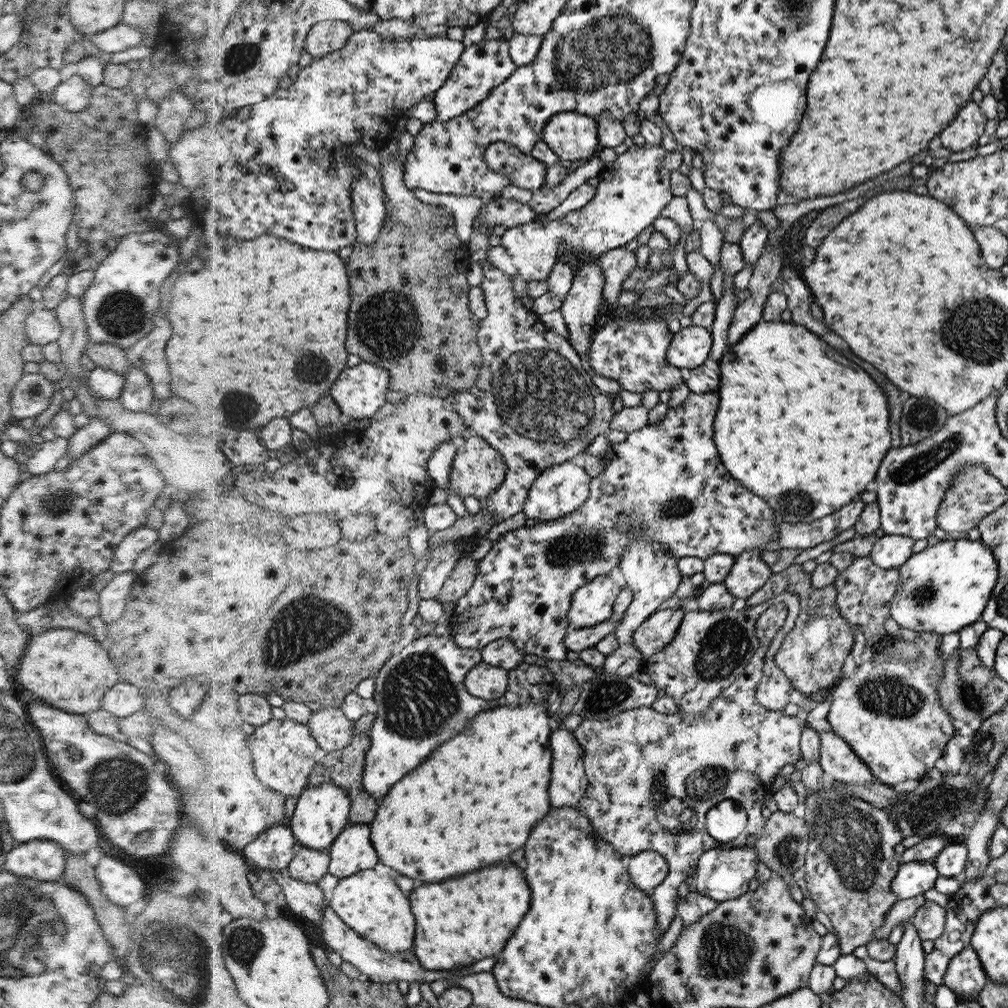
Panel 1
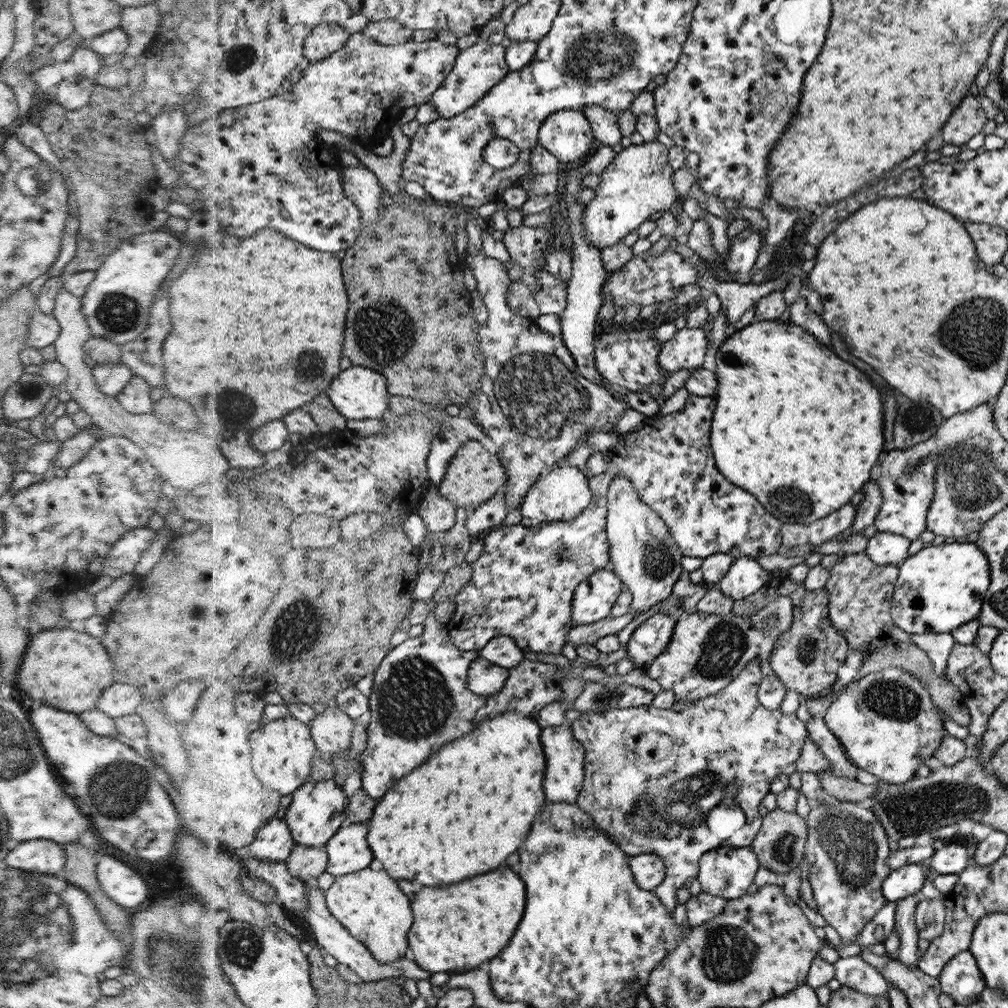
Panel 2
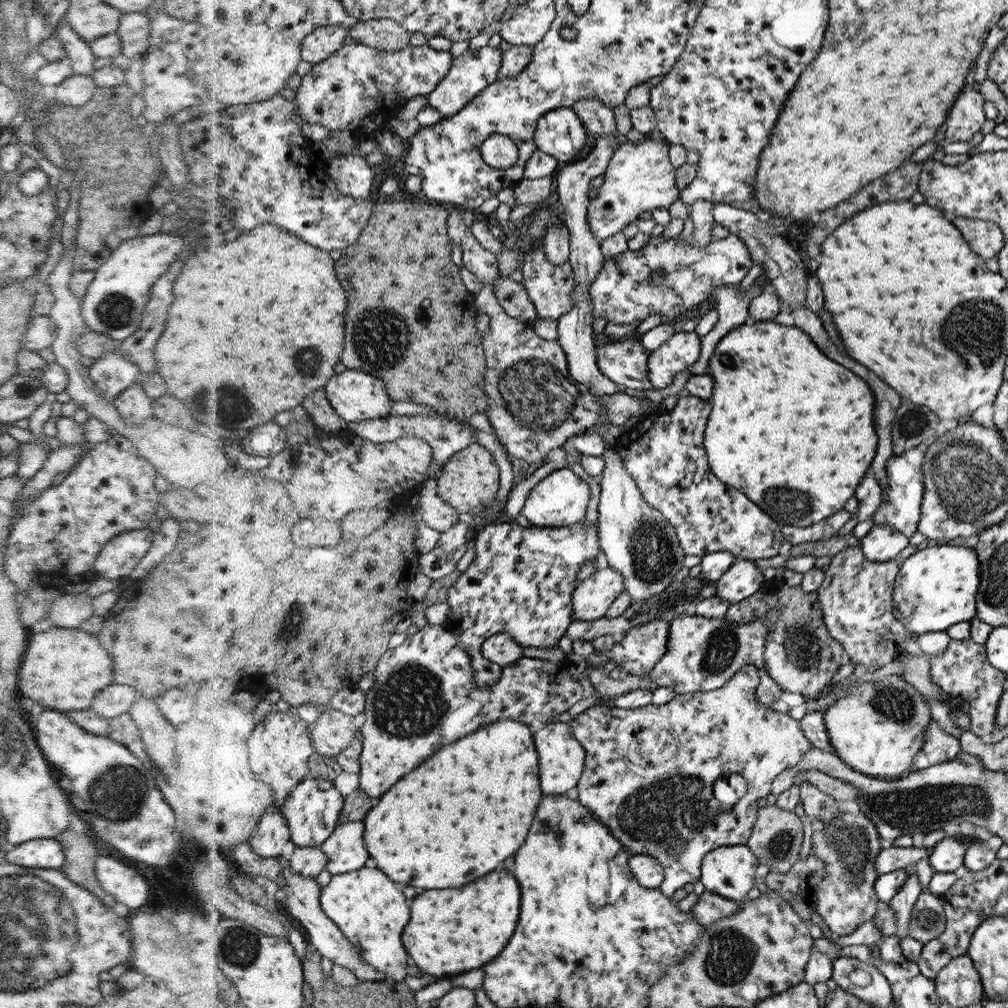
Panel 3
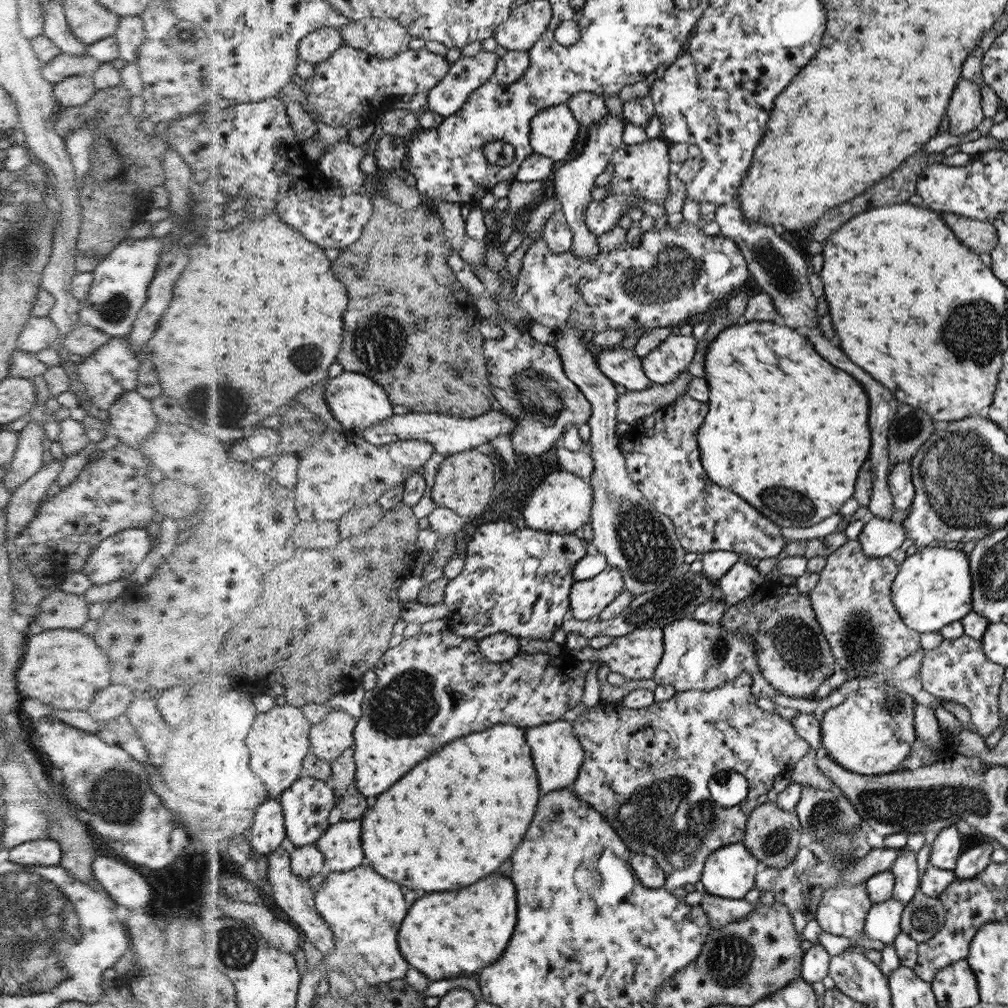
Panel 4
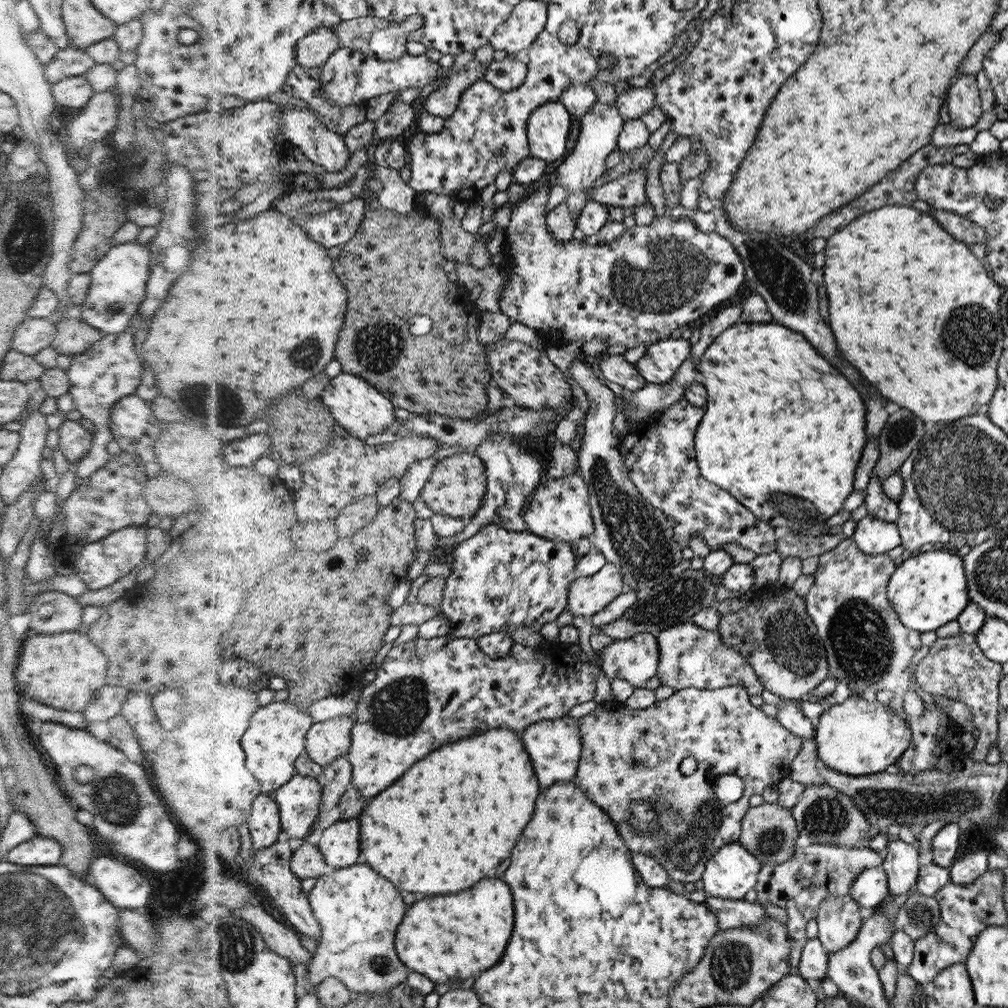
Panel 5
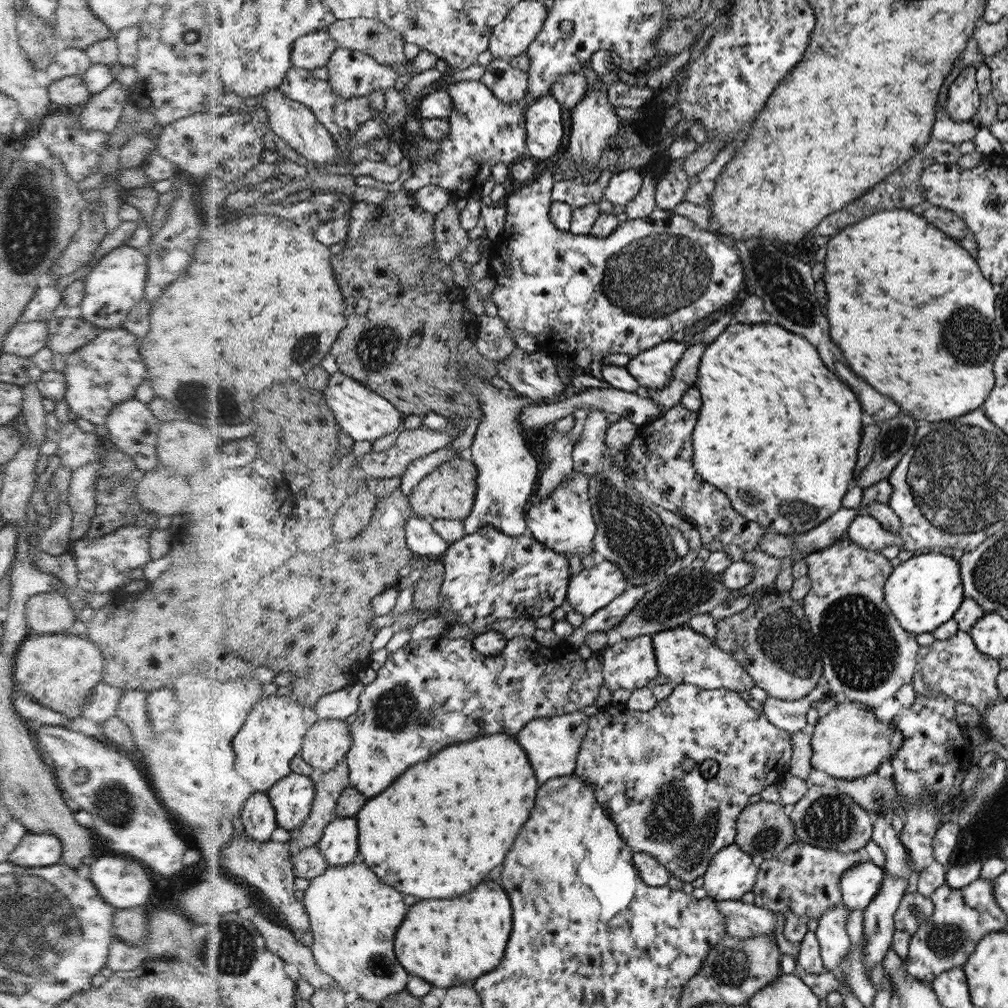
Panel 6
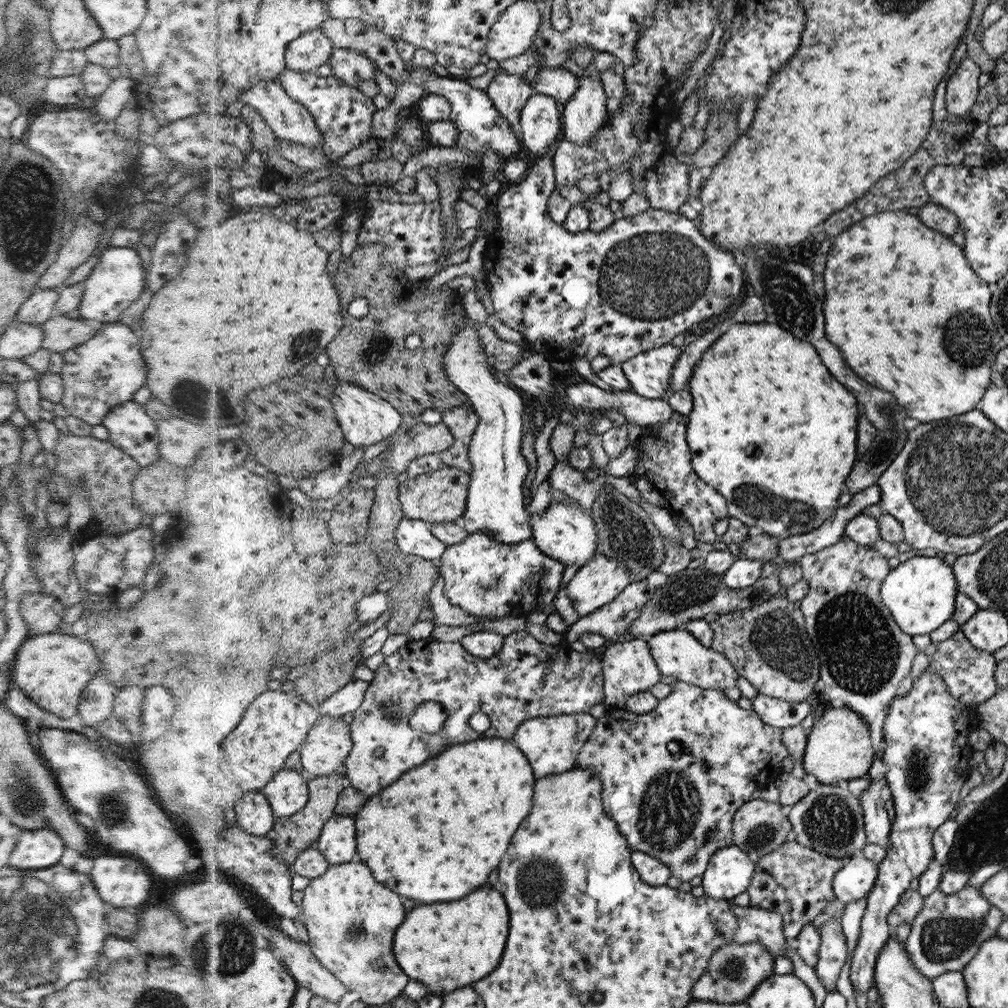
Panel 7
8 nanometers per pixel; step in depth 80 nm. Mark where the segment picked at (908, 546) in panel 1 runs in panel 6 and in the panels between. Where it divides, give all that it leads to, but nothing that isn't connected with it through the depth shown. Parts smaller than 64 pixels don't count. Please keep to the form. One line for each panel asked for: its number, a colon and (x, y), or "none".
2: (884, 548)
3: (882, 543)
4: (879, 538)
5: (874, 536)
6: (868, 532)

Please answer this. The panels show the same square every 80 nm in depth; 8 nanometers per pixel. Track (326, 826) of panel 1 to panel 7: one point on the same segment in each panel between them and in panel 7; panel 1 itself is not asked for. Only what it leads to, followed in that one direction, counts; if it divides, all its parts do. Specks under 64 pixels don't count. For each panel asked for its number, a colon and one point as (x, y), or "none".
2: (318, 811)
3: (314, 809)
4: (308, 804)
5: (301, 800)
6: (294, 797)
7: (290, 792)

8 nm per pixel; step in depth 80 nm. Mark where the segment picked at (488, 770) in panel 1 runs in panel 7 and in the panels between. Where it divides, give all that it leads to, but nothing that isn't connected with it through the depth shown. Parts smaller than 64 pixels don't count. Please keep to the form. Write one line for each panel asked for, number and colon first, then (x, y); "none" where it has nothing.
2: (463, 813)
3: (465, 811)
4: (457, 817)
5: (454, 817)
6: (436, 834)
7: (436, 836)

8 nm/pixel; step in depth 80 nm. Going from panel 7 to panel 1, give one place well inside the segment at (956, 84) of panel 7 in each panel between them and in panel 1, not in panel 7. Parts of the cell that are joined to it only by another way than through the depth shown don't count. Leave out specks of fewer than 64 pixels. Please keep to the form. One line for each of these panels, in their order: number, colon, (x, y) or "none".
1: (963, 132)
2: (966, 121)
3: (966, 118)
4: (964, 114)
5: (964, 109)
6: (963, 101)

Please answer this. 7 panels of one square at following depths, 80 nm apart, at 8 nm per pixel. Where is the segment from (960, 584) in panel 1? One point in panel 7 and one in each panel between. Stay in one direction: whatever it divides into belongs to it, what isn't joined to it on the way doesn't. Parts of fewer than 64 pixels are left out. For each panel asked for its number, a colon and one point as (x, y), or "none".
2: (941, 587)
3: (938, 586)
4: (934, 587)
5: (929, 589)
6: (926, 590)
7: (920, 592)

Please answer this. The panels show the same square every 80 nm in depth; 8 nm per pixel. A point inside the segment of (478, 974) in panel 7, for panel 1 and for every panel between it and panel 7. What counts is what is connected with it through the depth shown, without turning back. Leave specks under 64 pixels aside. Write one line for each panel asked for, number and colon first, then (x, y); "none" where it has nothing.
1: (461, 922)
2: (458, 927)
3: (452, 931)
4: (449, 934)
5: (446, 938)
6: (447, 942)

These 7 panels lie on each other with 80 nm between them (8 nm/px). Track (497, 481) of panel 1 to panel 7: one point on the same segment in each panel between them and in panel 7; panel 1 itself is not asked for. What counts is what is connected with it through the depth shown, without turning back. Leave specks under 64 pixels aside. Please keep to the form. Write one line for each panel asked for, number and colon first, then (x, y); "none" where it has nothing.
2: (475, 475)
3: (470, 480)
4: (465, 482)
5: (457, 487)
6: (449, 492)
7: (441, 496)

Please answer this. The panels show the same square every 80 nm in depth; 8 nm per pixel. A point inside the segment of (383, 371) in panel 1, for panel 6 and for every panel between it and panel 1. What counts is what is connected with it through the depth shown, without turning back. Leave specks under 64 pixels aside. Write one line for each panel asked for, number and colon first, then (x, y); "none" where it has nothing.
2: (360, 393)
3: (357, 396)
4: (360, 402)
5: (364, 411)
6: (366, 415)

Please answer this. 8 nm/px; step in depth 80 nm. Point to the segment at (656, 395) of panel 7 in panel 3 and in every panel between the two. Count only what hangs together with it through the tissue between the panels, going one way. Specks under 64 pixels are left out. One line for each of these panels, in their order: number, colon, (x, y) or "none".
3: (682, 349)
4: (663, 365)
5: (662, 361)
6: (654, 368)

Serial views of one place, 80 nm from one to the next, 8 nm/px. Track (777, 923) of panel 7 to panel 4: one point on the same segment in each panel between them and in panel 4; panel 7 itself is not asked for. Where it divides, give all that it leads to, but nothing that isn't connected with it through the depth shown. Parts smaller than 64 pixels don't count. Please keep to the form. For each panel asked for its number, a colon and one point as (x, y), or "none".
4: (721, 911)
5: (730, 914)
6: (744, 920)

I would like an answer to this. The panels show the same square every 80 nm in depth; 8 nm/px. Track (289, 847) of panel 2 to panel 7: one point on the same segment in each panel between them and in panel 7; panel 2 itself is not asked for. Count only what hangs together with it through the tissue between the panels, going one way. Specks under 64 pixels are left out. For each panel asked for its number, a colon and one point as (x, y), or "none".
3: (273, 833)
4: (268, 834)
5: (264, 826)
6: (260, 820)
7: (255, 813)

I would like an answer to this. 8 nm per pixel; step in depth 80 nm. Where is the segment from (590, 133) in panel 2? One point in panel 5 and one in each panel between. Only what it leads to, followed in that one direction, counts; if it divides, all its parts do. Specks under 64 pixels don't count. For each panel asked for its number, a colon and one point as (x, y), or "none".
3: (560, 133)
4: (554, 131)
5: (549, 127)

